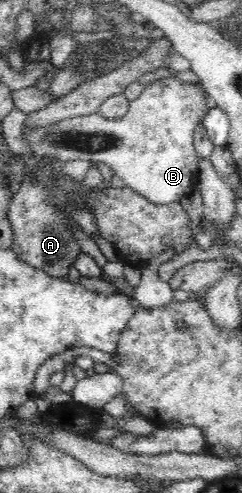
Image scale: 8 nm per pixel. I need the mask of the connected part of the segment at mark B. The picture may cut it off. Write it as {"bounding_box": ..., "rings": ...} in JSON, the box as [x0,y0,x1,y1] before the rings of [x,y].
{"bounding_box":[21,77,210,204],"rings":[[[171,77],[156,80],[145,86],[138,98],[129,104],[129,110],[123,118],[111,120],[93,113],[75,118],[65,118],[61,122],[43,126],[43,128],[21,128],[23,139],[29,141],[31,153],[26,160],[34,161],[41,158],[54,158],[54,160],[67,163],[71,160],[104,162],[114,170],[126,186],[129,186],[141,196],[144,196],[153,204],[173,204],[179,202],[190,194],[196,186],[197,163],[199,156],[193,145],[193,132],[210,108],[203,96],[200,85],[183,83],[181,80]]]}

